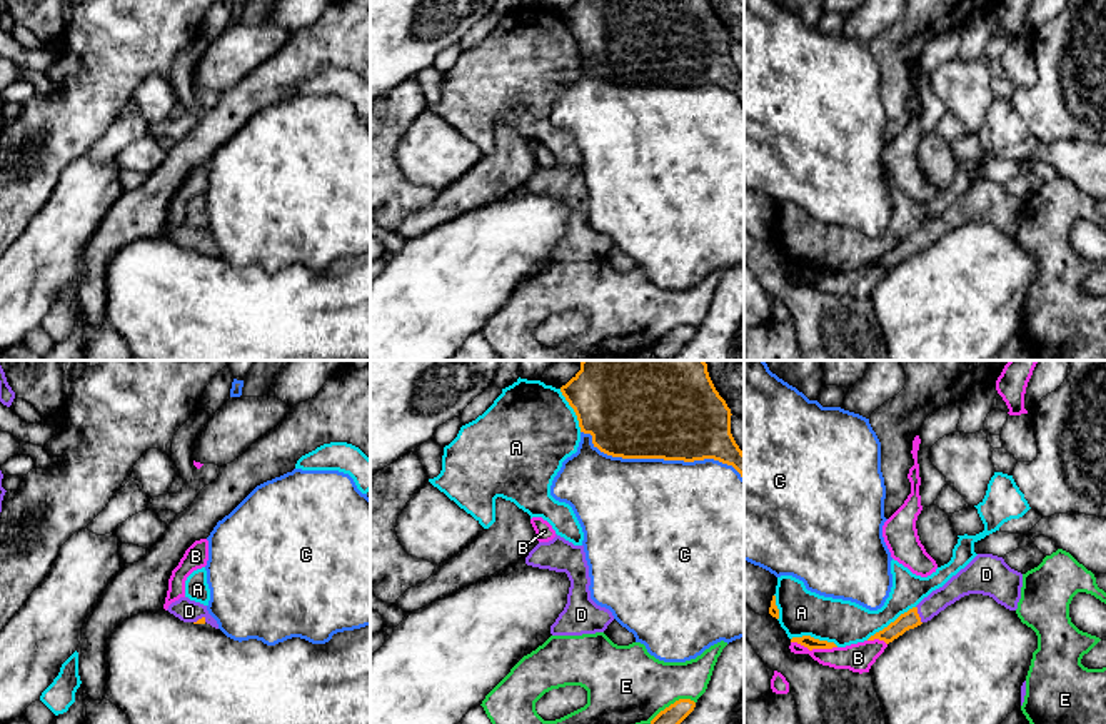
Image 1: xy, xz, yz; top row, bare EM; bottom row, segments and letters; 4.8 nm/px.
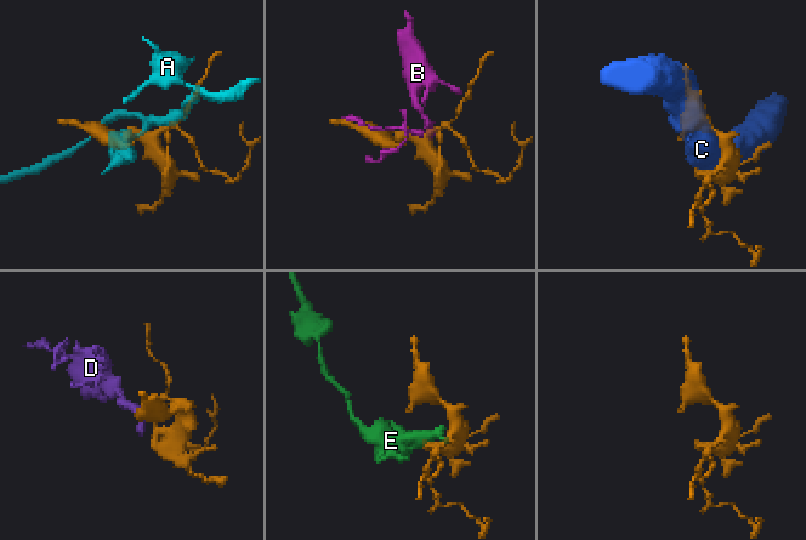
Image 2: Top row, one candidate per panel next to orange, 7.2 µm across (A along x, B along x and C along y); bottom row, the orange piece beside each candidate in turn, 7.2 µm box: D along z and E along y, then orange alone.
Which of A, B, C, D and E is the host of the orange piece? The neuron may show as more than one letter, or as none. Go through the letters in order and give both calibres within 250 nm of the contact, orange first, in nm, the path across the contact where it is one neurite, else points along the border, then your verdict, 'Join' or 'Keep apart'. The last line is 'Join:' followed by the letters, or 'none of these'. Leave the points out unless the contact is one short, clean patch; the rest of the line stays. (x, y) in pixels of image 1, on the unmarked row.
A: Thickness 90 nm (orange) against 220 nm. Keep apart
B: Thickness 60 nm (orange) against 140 nm. Keep apart
C: Thickness 420 nm (orange) against 480 nm. Keep apart
D: Thickness 90 nm (orange) against 110 nm. Path across: yz (909, 246), (918, 241), (958, 212). Join
E: Thickness 110 nm (orange) against 380 nm. Keep apart
Join: D

